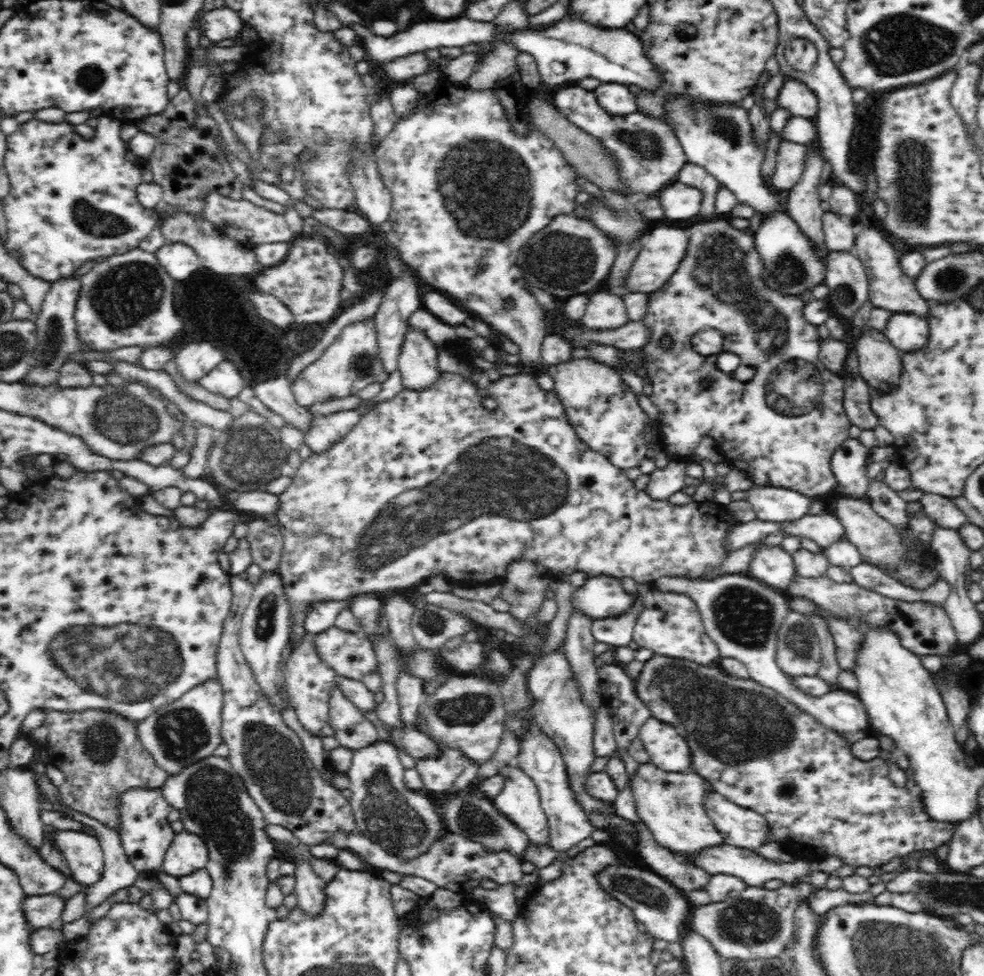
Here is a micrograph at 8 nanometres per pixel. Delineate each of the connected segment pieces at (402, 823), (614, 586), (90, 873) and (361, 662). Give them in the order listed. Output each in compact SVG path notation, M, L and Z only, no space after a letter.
M386 741L351 752L347 777L350 779L350 806L358 830L374 845L404 860L428 852L434 842L447 836L447 826L434 809L430 794L424 795L405 785L405 768L398 749Z
M587 577L586 583L572 594L572 607L591 620L618 617L630 611L635 595L628 594L616 577Z
M49 829L45 839L53 842L63 853L70 867L70 877L85 888L94 884L104 870L104 857L101 845L95 836L85 832Z
M332 626L315 636L315 646L318 648L323 661L336 671L336 676L344 675L349 679L356 679L364 683L366 688L374 694L382 689L382 676L378 672L378 660L376 660L374 644L366 635L347 632Z

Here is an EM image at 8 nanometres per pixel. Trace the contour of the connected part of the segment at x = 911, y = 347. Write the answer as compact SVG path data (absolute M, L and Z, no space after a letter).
M898 312L892 313L883 333L897 349L903 353L915 353L927 345L931 336L928 321L916 314Z

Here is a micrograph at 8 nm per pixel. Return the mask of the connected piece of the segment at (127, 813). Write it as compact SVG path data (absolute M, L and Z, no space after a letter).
M160 788L132 789L122 797L120 814L123 828L119 832L119 838L128 860L138 872L162 870L165 850L168 850L176 836L167 819L170 811L171 808Z

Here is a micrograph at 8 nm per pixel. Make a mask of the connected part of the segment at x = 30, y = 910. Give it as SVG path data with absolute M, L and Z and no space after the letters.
M57 894L27 895L23 901L23 909L26 911L27 921L35 929L39 929L59 925L65 904L65 899Z

